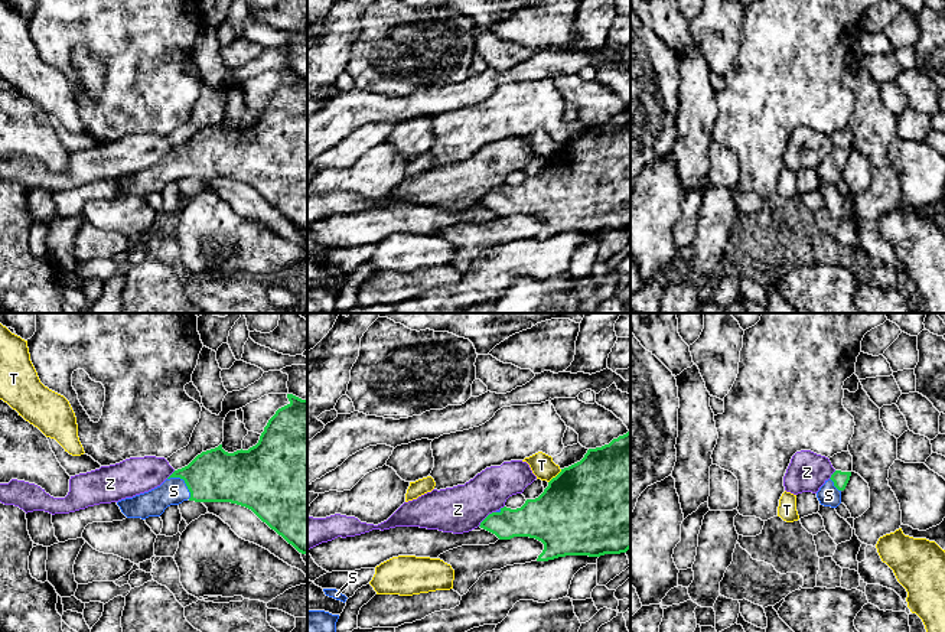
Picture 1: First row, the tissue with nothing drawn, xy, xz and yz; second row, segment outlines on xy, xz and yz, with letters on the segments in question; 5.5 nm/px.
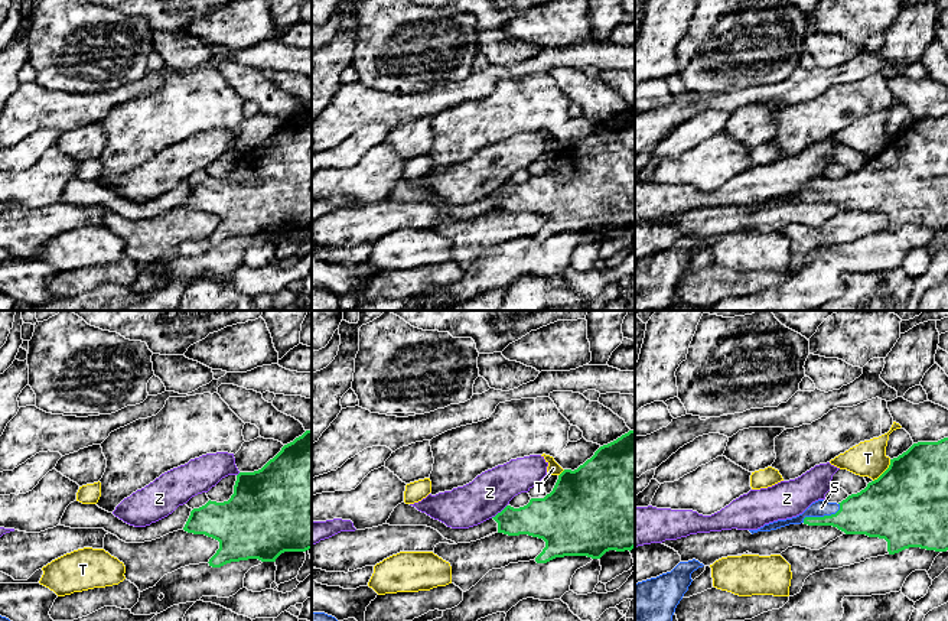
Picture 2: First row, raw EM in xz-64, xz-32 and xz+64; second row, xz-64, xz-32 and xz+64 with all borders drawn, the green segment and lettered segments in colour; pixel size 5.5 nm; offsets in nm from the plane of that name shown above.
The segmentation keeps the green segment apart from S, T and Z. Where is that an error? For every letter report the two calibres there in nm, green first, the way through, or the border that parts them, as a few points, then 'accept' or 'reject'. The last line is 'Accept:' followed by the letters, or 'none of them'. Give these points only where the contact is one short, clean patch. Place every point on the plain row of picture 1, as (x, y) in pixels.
S: 300 nm thick on the green side, 150 nm on the other; runs through xy (215, 152), (196, 159), (185, 159), (173, 168); accept
T: 500 nm thick on the green side, 130 nm on the other; border along xz (561, 146), (548, 159); reject
Z: 190 nm thick on the green side, 260 nm on the other; border along xz (495, 188), (478, 202); reject
Accept: S

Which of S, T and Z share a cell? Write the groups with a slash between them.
S / T / Z

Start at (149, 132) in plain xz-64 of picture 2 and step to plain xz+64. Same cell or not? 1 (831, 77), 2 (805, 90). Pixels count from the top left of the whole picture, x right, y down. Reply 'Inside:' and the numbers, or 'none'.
Inside: none

